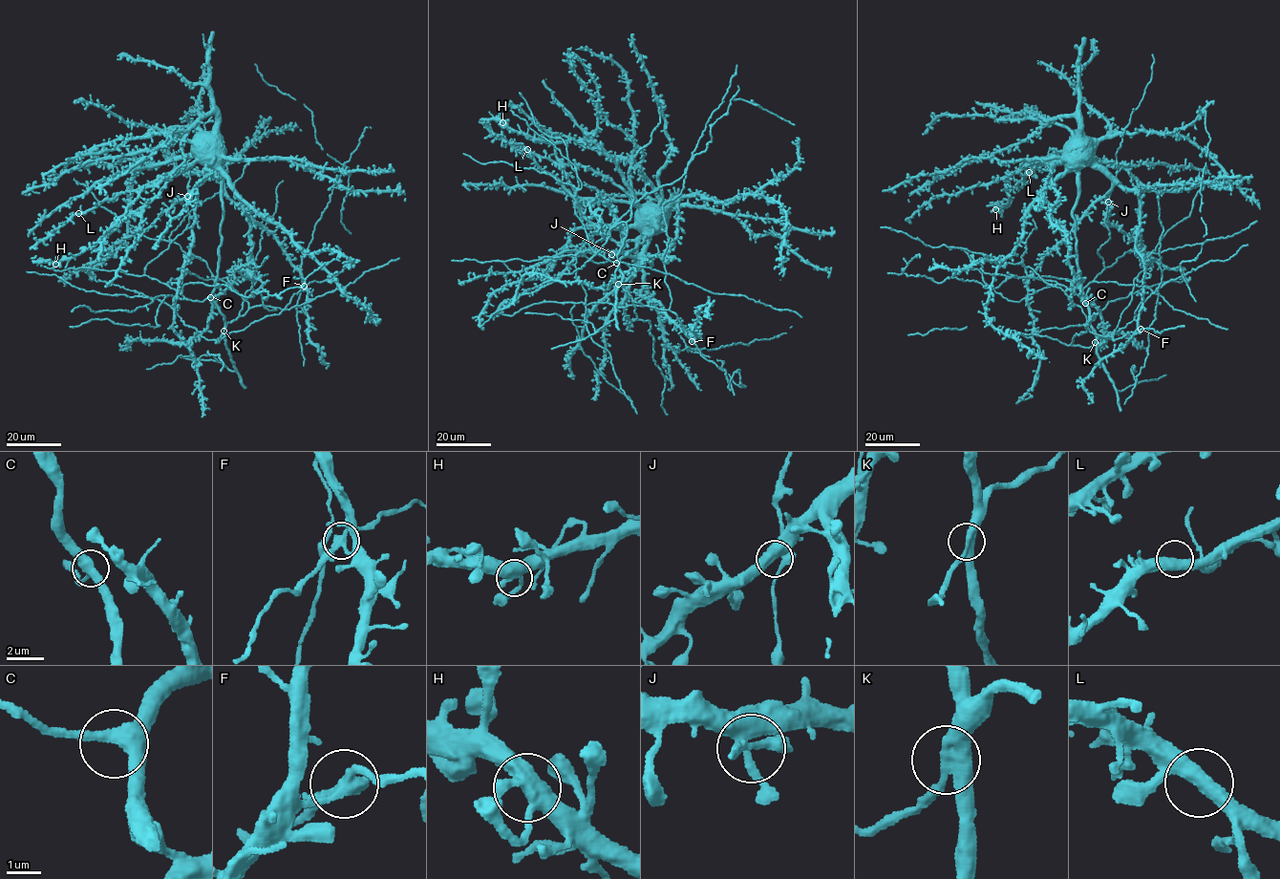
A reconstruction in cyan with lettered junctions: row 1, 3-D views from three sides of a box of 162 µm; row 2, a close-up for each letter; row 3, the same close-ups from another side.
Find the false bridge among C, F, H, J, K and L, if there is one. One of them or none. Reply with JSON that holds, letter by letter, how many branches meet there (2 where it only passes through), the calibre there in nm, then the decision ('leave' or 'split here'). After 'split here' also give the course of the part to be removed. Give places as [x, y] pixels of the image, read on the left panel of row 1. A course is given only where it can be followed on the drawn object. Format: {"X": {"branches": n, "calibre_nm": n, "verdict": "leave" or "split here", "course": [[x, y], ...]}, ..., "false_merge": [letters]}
{"C": {"branches": 3, "calibre_nm": 380, "verdict": "leave"}, "F": {"branches": 3, "calibre_nm": 320, "verdict": "leave"}, "H": {"branches": 3, "calibre_nm": 440, "verdict": "leave"}, "J": {"branches": 3, "calibre_nm": 340, "verdict": "leave"}, "K": {"branches": 3, "calibre_nm": 380, "verdict": "leave"}, "L": {"branches": 3, "calibre_nm": 380, "verdict": "leave"}, "false_merge": []}

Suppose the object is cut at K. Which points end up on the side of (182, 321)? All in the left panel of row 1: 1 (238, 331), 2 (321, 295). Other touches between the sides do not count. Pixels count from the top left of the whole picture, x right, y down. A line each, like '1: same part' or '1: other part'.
1: other part
2: other part

